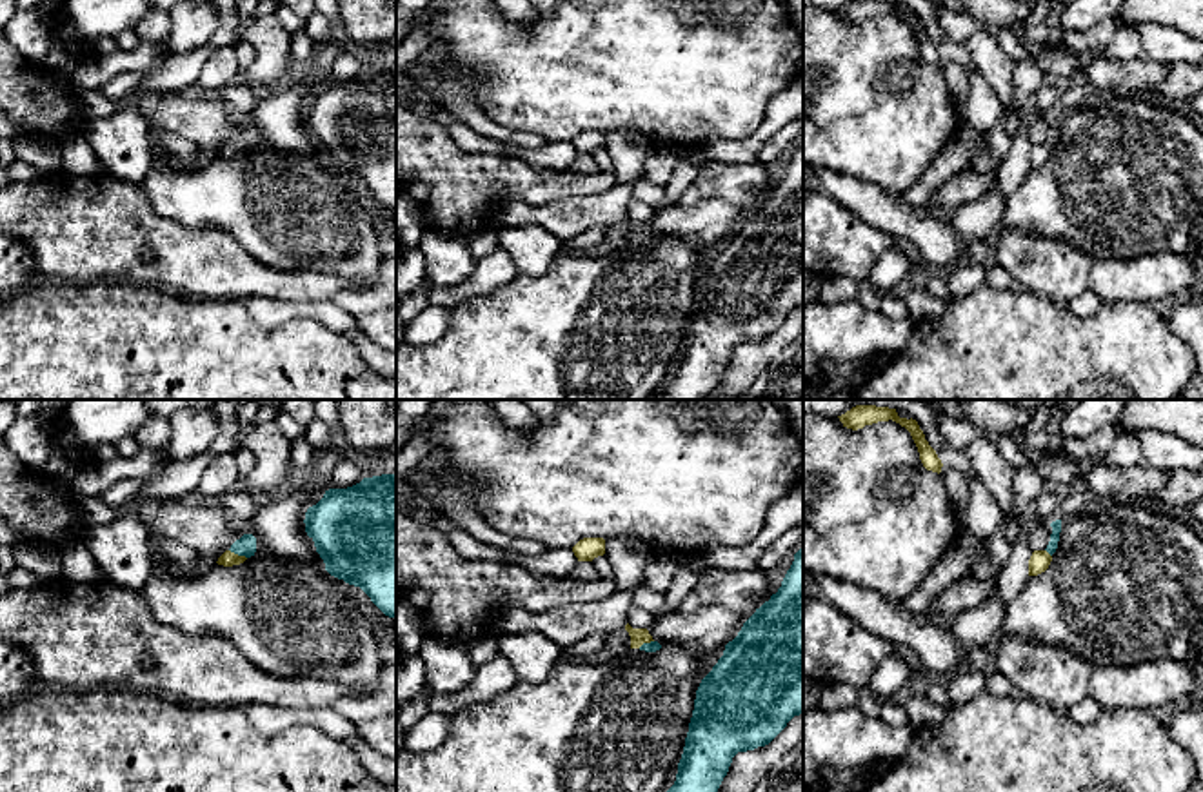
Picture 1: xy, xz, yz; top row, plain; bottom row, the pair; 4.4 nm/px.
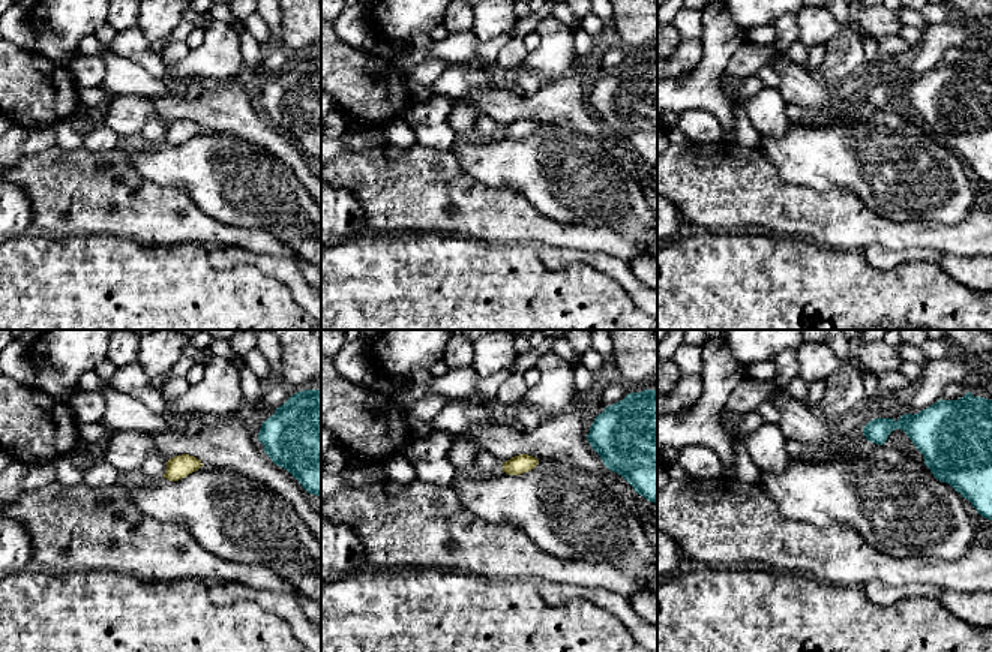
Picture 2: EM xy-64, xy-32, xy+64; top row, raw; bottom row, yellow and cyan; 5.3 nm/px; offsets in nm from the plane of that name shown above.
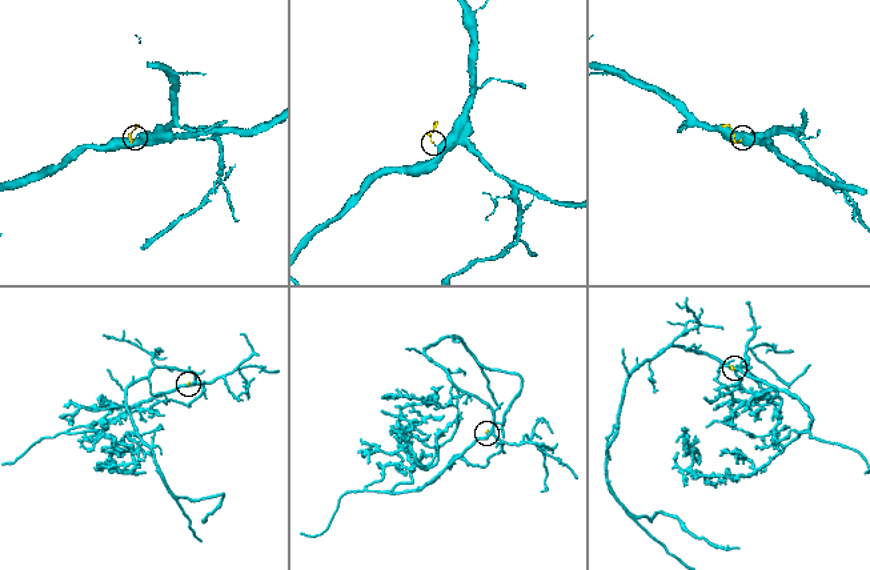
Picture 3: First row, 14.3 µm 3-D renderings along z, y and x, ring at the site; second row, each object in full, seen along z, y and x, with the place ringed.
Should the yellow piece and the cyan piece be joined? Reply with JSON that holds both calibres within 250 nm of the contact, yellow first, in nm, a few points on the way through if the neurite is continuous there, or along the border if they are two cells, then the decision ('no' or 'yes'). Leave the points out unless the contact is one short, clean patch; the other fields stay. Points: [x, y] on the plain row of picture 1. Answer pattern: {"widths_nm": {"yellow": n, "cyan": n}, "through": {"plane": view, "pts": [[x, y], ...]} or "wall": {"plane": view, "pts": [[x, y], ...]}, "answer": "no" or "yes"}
{"widths_nm": {"yellow": 70, "cyan": 90}, "through": {"plane": "xy", "pts": [[228, 151], [237, 148], [246, 138]]}, "answer": "yes"}

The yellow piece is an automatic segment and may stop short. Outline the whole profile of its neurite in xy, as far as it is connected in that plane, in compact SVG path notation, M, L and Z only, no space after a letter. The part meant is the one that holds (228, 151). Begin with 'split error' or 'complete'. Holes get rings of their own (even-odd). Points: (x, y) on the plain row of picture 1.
split error | M244 127L236 133L229 144L225 144L218 151L218 158L233 160L244 156L247 151L254 149L256 145L256 131L253 127Z

